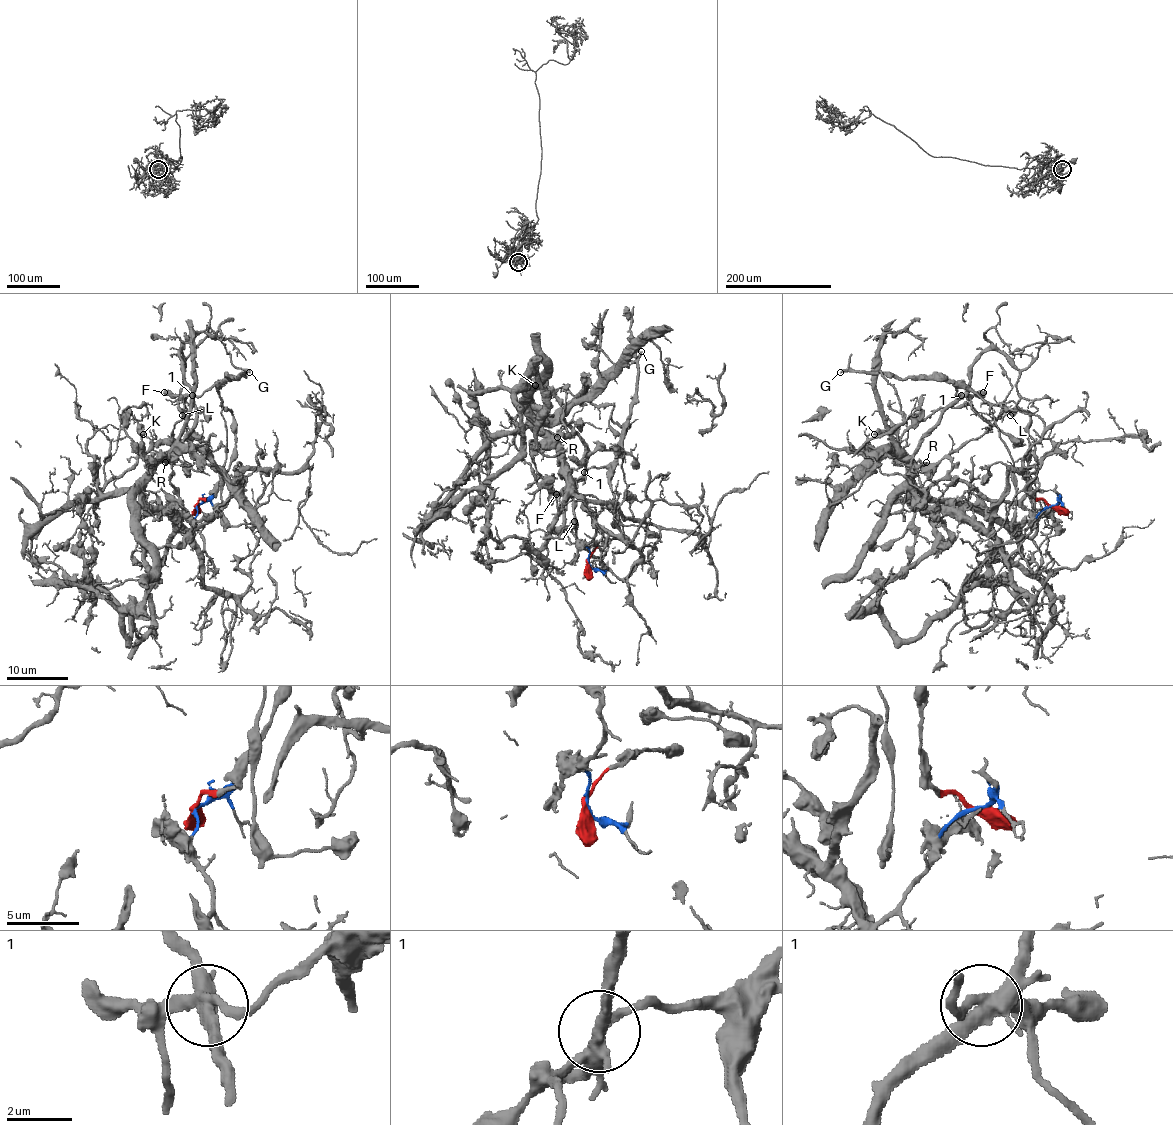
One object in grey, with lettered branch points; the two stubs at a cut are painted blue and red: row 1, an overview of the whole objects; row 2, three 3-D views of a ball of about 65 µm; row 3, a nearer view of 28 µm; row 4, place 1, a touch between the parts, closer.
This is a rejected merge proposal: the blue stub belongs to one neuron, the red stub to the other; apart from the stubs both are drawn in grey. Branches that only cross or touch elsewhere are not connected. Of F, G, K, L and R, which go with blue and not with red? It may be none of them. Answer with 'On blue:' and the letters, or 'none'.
On blue: K, L, R

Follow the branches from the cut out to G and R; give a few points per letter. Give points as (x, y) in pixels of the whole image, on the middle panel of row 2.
G: (588, 564), (588, 558), (602, 542), (626, 541), (623, 525), (612, 510), (611, 479), (634, 400), (642, 350)
R: (588, 564), (594, 516), (568, 480), (558, 451), (558, 439), (566, 436), (563, 418), (557, 437)

